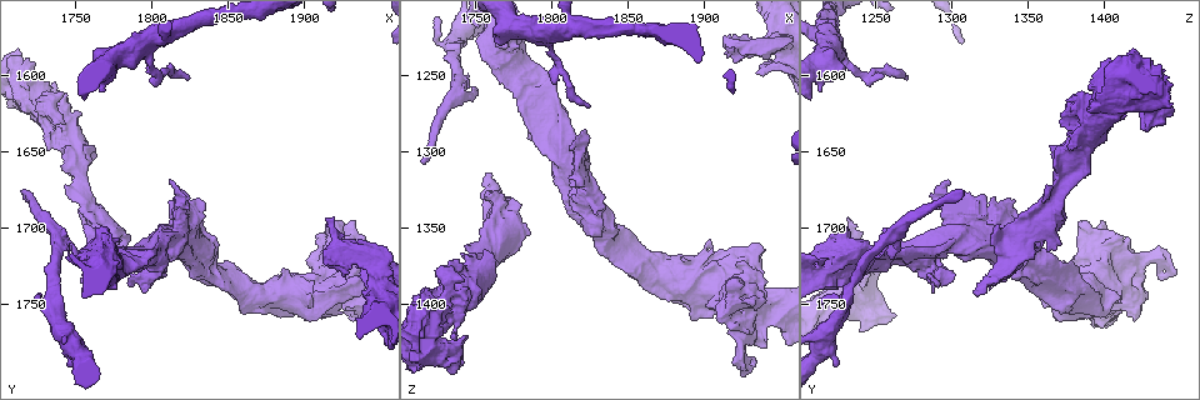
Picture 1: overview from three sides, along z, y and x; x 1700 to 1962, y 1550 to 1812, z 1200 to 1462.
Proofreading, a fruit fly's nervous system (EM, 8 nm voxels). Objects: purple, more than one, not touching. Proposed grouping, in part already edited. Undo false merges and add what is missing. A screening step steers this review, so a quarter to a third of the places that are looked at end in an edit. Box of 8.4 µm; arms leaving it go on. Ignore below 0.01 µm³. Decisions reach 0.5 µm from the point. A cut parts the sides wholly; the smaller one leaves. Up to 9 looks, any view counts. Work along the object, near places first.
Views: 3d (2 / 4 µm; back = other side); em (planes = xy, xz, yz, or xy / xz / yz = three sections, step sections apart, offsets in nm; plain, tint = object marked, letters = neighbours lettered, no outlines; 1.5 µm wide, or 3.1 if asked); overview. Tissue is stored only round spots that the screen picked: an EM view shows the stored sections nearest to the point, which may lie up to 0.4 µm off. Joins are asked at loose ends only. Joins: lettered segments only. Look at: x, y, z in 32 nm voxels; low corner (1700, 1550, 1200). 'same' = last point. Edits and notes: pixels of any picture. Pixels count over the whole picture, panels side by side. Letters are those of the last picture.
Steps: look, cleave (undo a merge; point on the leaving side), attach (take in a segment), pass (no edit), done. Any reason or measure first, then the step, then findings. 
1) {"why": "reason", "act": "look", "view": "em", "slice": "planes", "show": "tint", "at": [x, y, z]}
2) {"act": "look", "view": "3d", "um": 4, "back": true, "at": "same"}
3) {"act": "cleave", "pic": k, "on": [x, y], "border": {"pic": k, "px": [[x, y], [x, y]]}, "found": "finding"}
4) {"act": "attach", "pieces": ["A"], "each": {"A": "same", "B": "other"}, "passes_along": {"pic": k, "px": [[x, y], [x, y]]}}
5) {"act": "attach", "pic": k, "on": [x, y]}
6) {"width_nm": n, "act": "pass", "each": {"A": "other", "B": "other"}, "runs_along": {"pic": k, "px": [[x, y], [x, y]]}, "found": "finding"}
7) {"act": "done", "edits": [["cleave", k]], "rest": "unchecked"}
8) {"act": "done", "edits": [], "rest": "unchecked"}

{"why": "branch stops here", "act": "look", "view": "em", "slice": "yz", "step": 4, "show": "letters", "at": [1914, 1692, 1230]}

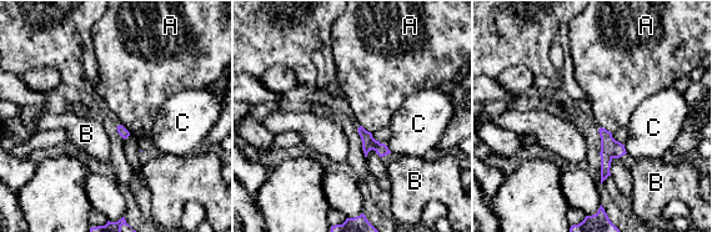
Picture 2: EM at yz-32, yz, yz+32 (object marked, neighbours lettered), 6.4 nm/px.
{"act": "pass", "each": {"A": "other", "B": "other", "C": "other"}, "border": {"pic": 2, "px": [[360, 125], [371, 134]]}, "found": "none of them fits"}

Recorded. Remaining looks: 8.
{"act": "look", "view": "em", "slice": "planes", "show": "tint", "at": [1774, 1724, 1232]}

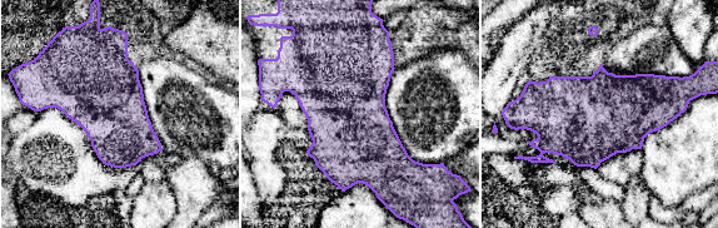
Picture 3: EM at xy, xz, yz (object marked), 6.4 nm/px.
{"why": "what lies round it", "act": "look", "view": "em", "slice": "planes", "show": "letters", "at": "same"}

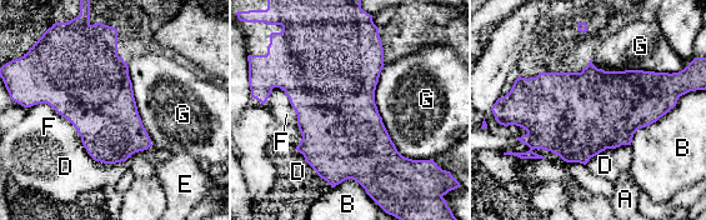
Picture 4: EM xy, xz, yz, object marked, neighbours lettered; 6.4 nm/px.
{"act": "pass", "each": {"A": "other", "B": "other", "D": "other", "E": "other", "F": "other", "G": "other"}, "found": "continuous, no second neuron"}

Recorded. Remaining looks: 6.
{"why": "thick end", "act": "look", "view": "3d", "um": 4, "at": [1748, 1790, 1226]}

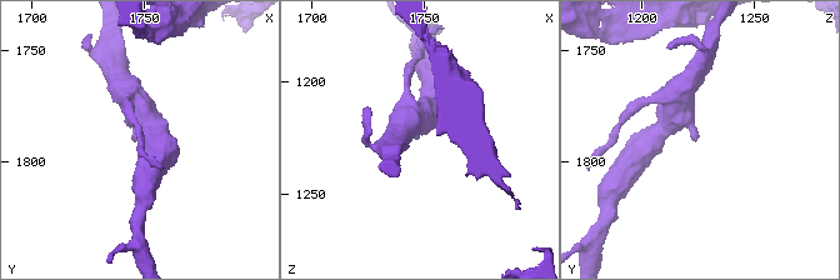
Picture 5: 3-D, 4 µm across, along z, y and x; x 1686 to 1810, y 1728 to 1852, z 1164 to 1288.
{"arm_widths_nm": [320, 460], "why": "now the EM", "act": "look", "view": "em", "slice": "planes", "show": "letters", "at": [1747, 1789, 1226]}

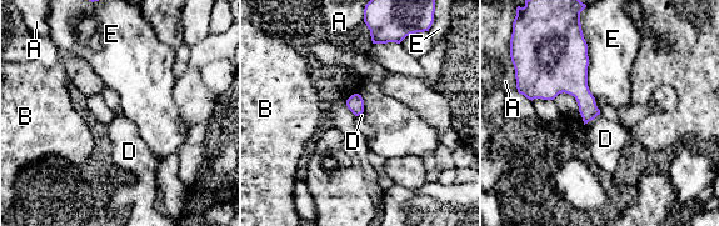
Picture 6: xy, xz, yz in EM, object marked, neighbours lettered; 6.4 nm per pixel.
{"longest_contact_nm": ["E", 500], "act": "pass", "each": {"A": "other", "B": "other", "D": "other", "E": "other"}, "found": "none of them fits"}

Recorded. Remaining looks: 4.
{"why": "branch stops here", "act": "look", "view": "3d", "um": 4, "back": true, "at": [1760, 1744, 1316]}

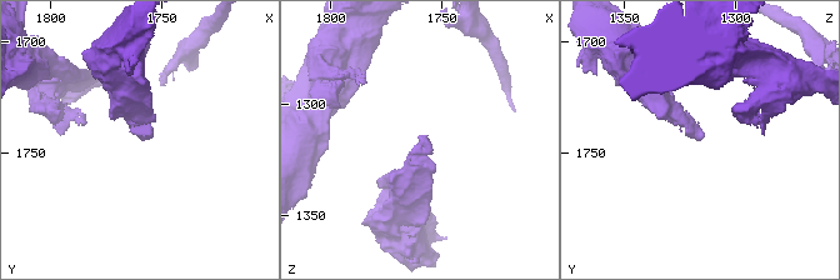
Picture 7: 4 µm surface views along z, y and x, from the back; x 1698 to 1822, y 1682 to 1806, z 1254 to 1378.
{"act": "look", "view": "em", "slice": "planes", "show": "plain", "at": [1757, 1742, 1315]}

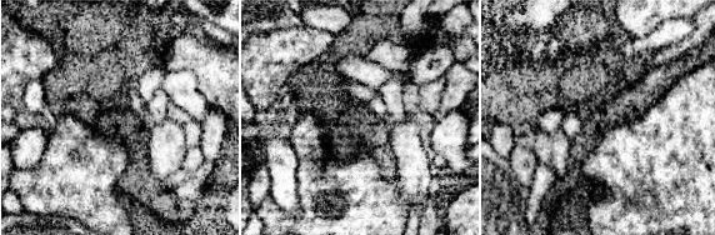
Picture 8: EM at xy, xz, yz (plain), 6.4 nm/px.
{"act": "look", "view": "em", "slice": "planes", "show": "letters", "at": "same"}

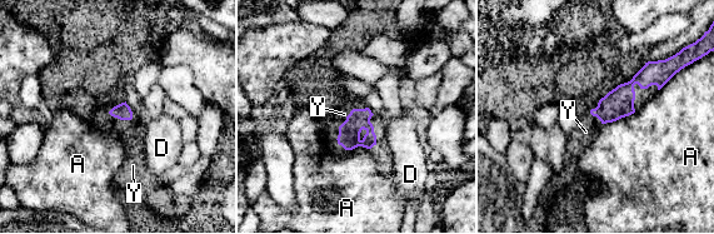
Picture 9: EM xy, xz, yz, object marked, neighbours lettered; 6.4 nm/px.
{"longest_contact_nm": ["A", 220], "act": "attach", "pic": 9, "on": [115, 127], "each": {"A": "other", "D": "other", "Y": "same"}, "passes_along": {"pic": 9, "px": [[123, 111], [121, 119], [115, 127]]}, "found": "the neuron continues"}

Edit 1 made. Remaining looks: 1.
{"act": "done", "edits": [["attach", 9]], "rest": "unchecked"}

